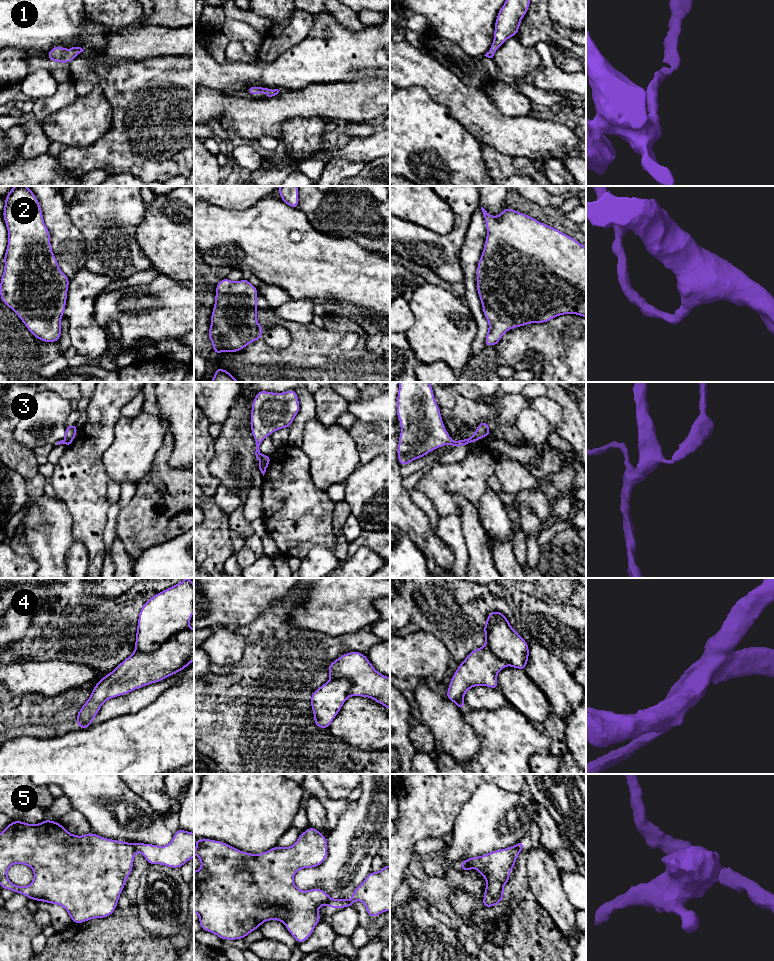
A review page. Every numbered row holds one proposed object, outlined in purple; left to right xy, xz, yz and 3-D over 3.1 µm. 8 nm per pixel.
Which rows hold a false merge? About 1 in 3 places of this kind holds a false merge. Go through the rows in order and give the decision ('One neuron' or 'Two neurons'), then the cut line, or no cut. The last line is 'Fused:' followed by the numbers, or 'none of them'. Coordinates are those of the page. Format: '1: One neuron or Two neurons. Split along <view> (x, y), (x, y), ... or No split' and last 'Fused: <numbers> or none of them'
1: One neuron. No split
2: One neuron. No split
3: Two neurons. Split along xz (262, 455), (259, 460)
4: Two neurons. Split along xy (188, 627), (173, 633), (152, 651), (135, 651)
5: Two neurons. Split along xy (131, 844), (136, 850)
Fused: 3, 4, 5

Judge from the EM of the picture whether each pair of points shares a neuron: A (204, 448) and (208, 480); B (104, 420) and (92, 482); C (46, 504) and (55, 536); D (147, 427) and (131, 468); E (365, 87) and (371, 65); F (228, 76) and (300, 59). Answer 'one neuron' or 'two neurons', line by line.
A: one neuron
B: one neuron
C: one neuron
D: one neuron
E: two neurons
F: one neuron

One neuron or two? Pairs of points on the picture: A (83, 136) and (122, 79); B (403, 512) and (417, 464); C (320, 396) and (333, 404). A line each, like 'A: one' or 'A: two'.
A: two
B: two
C: one

